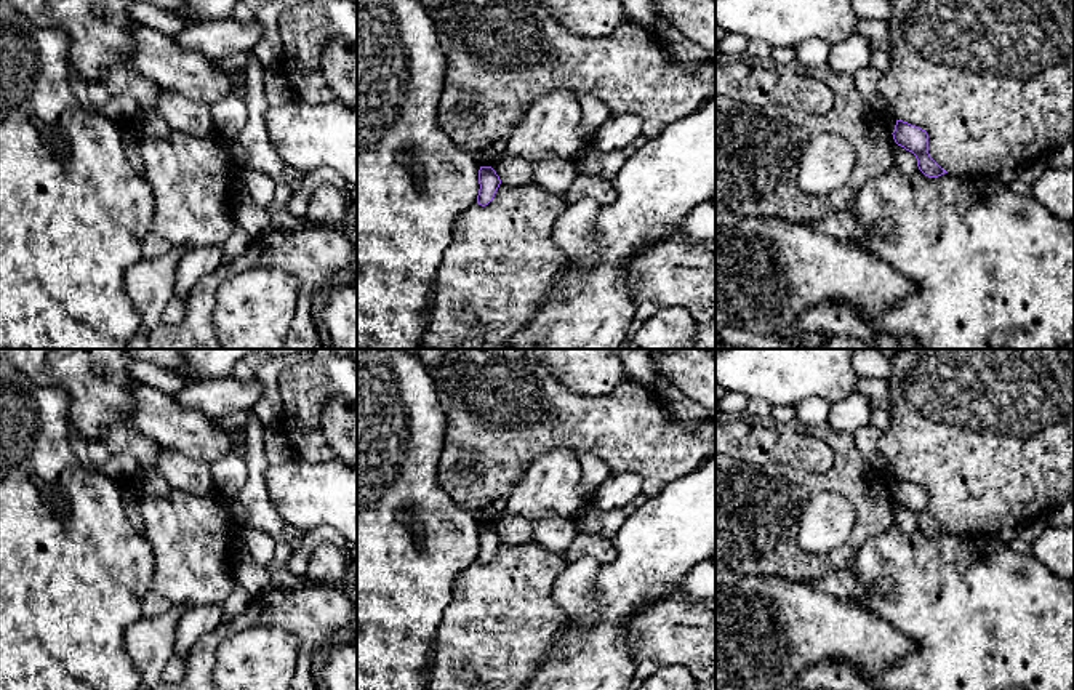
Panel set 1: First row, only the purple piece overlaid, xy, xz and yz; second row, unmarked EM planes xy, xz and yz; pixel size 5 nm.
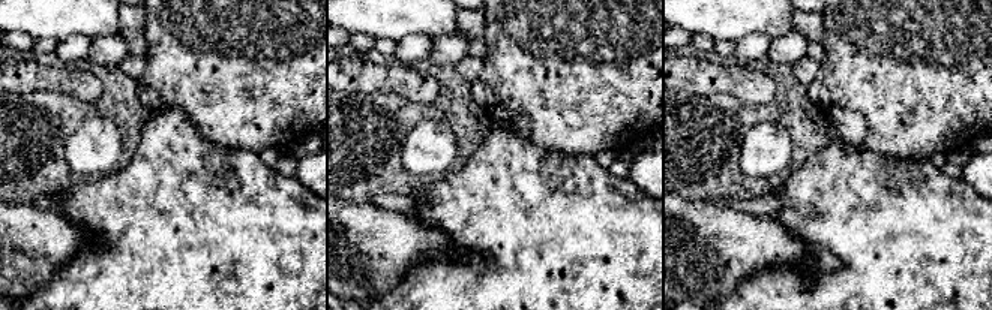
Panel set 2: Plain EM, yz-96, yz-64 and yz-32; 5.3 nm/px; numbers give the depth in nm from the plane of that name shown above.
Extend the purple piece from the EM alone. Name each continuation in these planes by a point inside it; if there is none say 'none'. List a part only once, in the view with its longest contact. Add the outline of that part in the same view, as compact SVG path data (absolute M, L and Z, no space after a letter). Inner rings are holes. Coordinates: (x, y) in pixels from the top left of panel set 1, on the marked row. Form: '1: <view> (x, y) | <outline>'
none

